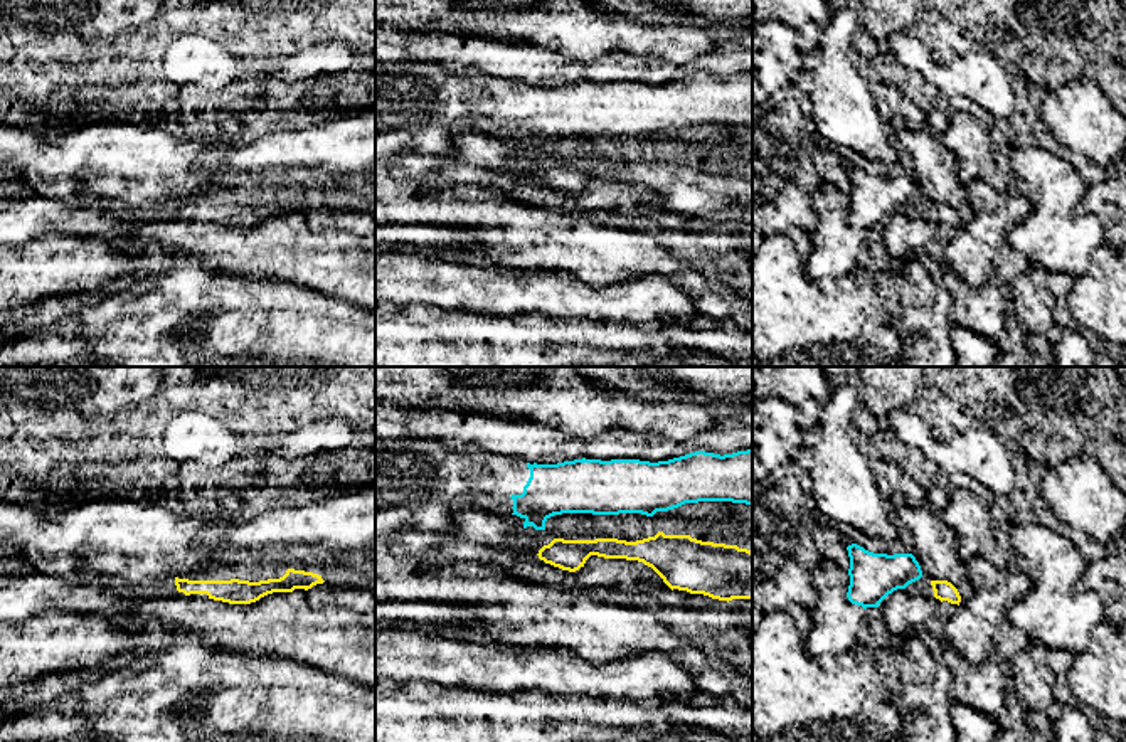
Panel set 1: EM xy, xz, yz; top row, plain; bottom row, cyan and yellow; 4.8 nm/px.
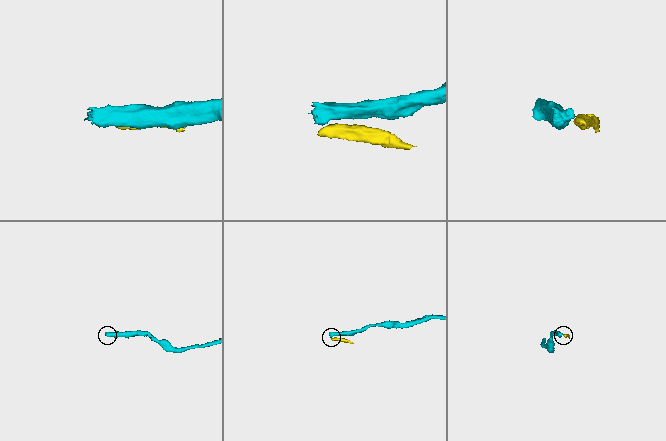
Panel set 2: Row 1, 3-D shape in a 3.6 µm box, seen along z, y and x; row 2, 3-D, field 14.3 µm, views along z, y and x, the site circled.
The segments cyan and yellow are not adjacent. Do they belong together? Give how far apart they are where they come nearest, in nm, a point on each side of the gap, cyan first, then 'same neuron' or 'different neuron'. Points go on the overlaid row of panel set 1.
50 nm | yz (921, 576), (931, 581) | different neuron

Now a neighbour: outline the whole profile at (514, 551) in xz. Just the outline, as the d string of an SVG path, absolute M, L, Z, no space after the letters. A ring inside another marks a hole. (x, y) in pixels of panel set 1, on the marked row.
M507 535L498 543L473 543L456 537L448 538L441 547L429 550L416 562L422 567L451 562L495 564L505 570L513 567L520 579L535 584L566 591L582 591L596 586L619 587L636 594L641 601L665 606L683 606L692 596L687 591L672 591L651 567L638 560L591 555L579 570L569 572L540 560L535 554L540 549L523 535Z

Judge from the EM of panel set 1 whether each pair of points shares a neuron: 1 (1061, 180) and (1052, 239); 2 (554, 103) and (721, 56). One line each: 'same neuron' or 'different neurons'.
1: same neuron
2: different neurons

